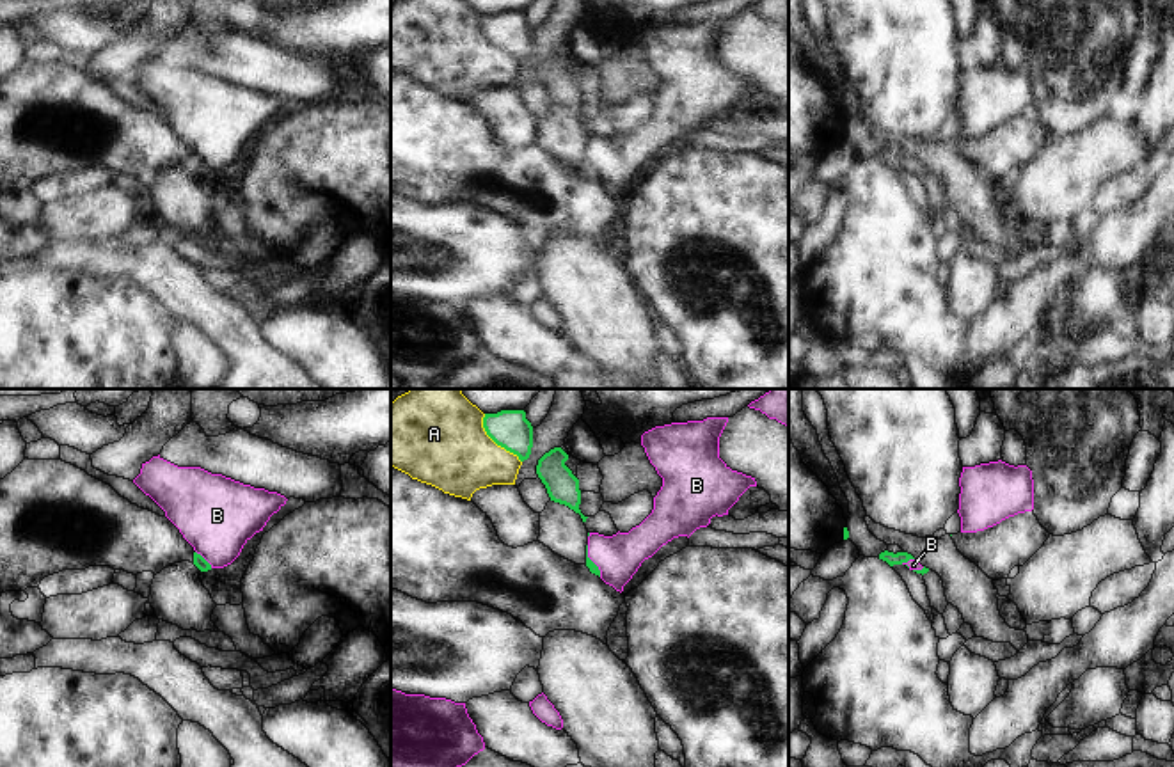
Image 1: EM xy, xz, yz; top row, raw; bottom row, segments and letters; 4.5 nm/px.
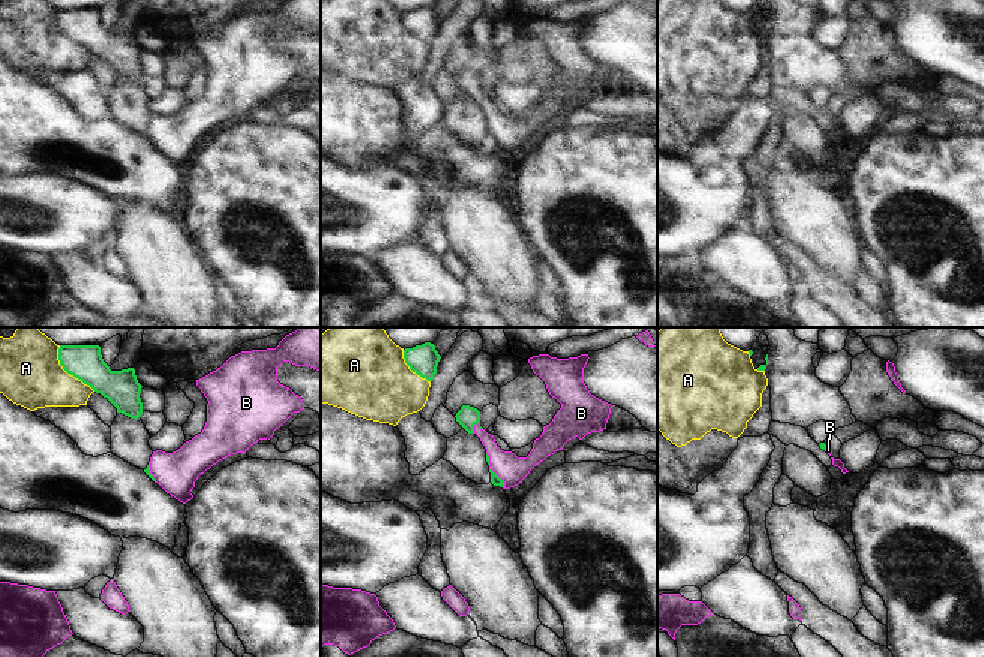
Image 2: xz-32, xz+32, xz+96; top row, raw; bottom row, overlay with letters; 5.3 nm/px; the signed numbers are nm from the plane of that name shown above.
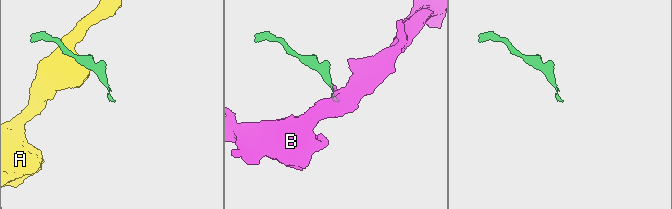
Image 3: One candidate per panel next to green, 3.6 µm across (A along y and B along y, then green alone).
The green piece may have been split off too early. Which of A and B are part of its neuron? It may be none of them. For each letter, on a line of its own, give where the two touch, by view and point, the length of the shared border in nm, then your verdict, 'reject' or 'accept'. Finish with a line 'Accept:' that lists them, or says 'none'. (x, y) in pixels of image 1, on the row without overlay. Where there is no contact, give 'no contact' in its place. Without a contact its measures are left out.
A: xz (496, 45) | 280 nm | reject
B: xy (205, 162) | 110 nm | accept
Accept: B

